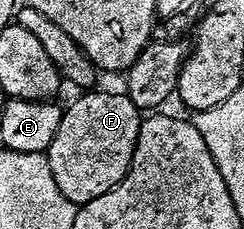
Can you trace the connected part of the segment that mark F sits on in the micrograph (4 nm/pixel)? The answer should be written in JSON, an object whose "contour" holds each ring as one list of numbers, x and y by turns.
{"contour":[[85,91,82,97,77,97,68,106,64,106,61,122,59,123,59,131,55,131,55,139,51,139,47,154,49,156,51,174,55,177,55,182,58,184,59,190,78,207,86,205,91,199,99,199,99,195,107,195,107,191,111,191,111,187,115,187,123,179,123,175,127,175,127,171,131,167,131,155,135,151,135,143,139,135,139,127,143,120,142,110,135,107,135,103,131,103,131,99,125,96,124,92,117,93,89,93,93,91]]}

